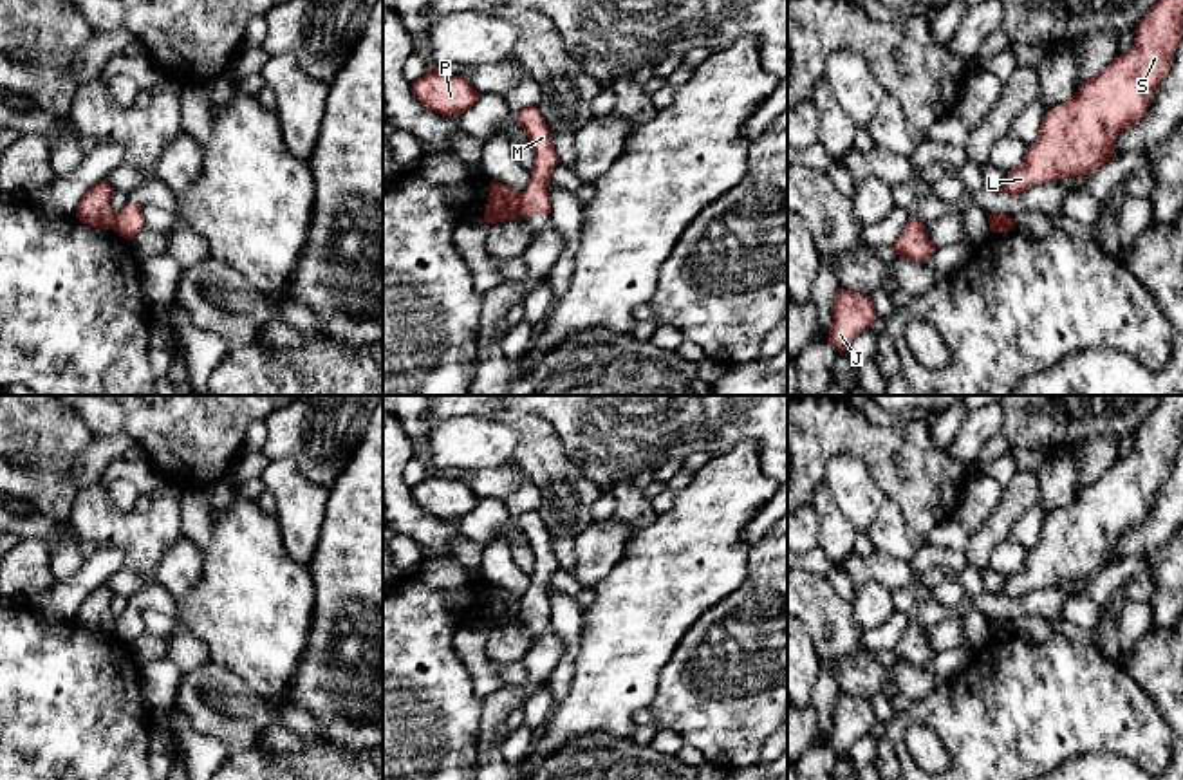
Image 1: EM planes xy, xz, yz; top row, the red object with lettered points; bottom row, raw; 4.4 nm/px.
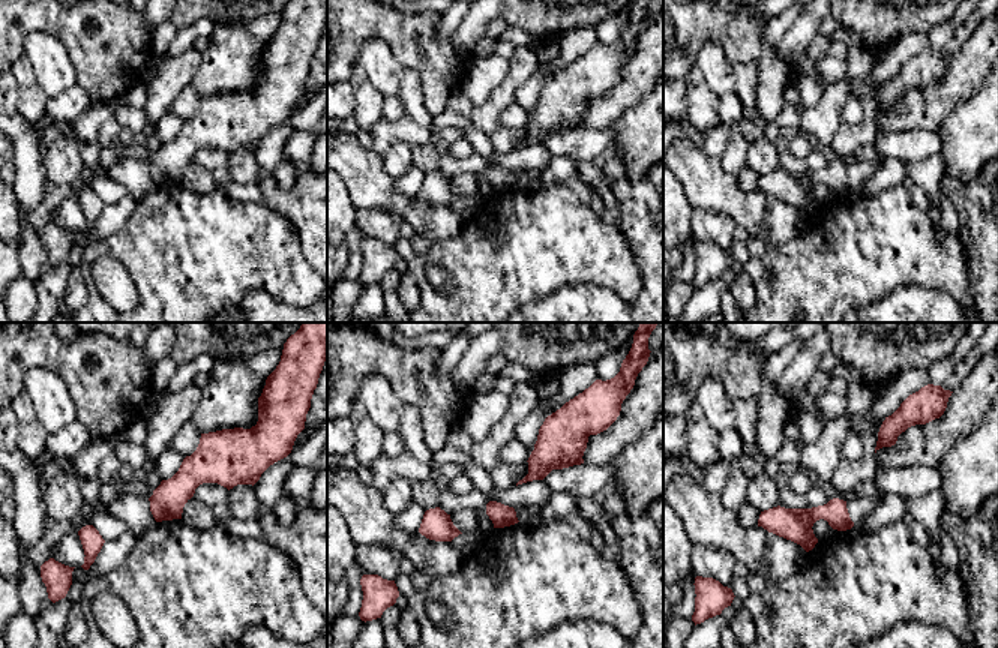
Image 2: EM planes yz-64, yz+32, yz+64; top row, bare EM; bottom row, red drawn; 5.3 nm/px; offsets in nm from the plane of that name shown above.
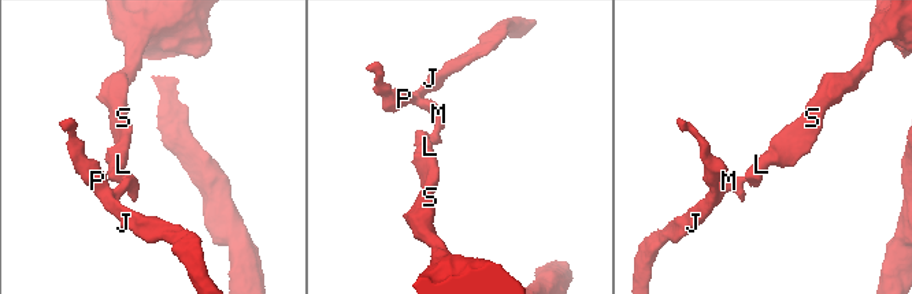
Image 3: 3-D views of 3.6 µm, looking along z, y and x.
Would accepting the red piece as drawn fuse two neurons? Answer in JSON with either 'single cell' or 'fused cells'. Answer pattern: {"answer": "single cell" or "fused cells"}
{"answer": "fused cells"}

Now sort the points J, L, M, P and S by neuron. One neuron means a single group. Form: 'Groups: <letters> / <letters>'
Groups: J M P / L S

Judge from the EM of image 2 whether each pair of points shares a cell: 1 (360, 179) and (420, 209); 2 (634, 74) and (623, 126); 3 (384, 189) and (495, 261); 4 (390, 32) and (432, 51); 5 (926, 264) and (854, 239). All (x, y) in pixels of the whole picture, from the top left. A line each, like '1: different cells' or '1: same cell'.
1: same cell
2: different cells
3: different cells
4: same cell
5: same cell

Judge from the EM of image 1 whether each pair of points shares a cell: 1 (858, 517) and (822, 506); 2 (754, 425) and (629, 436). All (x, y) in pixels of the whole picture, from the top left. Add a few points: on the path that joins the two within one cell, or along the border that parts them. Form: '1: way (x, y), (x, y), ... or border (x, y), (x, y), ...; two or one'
1: border (824, 484), (842, 517), (856, 531); two
2: way (723, 425), (660, 425); one

